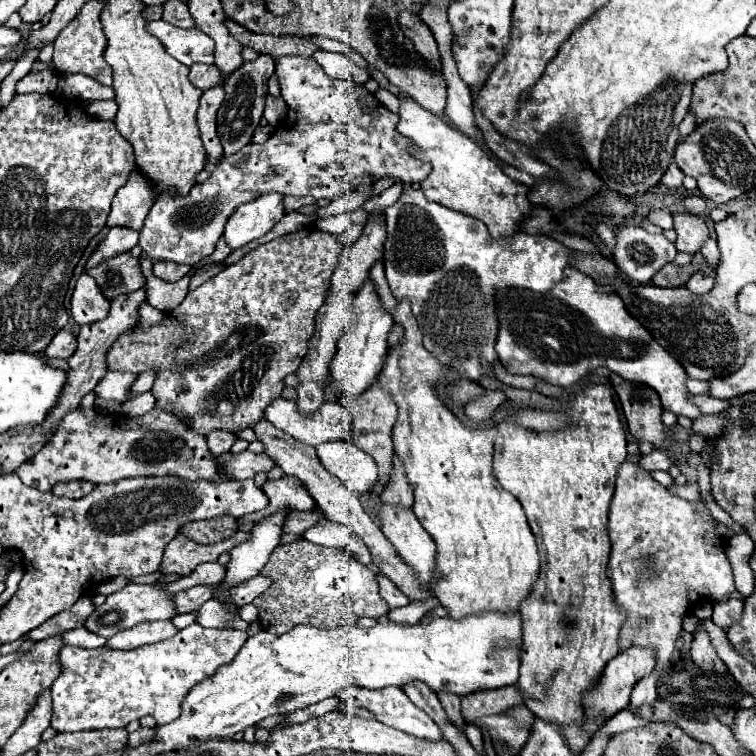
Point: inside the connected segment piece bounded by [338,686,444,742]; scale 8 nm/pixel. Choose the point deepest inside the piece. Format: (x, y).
(391, 706)

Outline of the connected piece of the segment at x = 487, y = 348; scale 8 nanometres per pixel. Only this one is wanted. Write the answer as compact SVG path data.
M406 188L402 192L402 196L398 198L398 202L394 206L390 206L386 212L386 224L388 224L388 238L386 238L386 244L384 244L384 268L386 268L386 280L388 280L388 286L394 294L396 300L402 300L402 298L408 298L410 304L412 304L412 314L416 316L418 320L418 326L424 334L424 348L428 352L434 352L434 356L442 362L442 364L448 364L452 366L454 370L466 374L468 378L472 380L480 380L484 374L492 372L488 370L492 362L498 360L498 354L494 350L494 344L496 344L496 336L498 336L498 322L496 322L496 312L494 312L494 300L492 300L492 294L494 294L494 288L530 288L534 292L548 292L558 280L562 280L562 270L570 264L568 262L568 256L570 256L570 250L566 246L562 246L560 242L548 238L548 236L530 236L530 234L524 234L524 232L518 232L518 234L512 234L512 238L500 238L500 240L494 240L486 228L486 224L482 224L480 220L476 218L470 218L466 214L460 214L460 212L454 212L450 208L444 208L442 204L438 202L430 202L426 200L426 196L422 194L422 190L414 190L414 188Z

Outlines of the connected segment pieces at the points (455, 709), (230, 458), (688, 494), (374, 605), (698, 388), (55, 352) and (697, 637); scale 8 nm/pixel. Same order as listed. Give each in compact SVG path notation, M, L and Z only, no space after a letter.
M438 692L438 698L440 698L440 704L444 706L450 722L456 724L456 728L464 732L466 722L464 722L462 712L460 712L460 696L454 696L454 694L448 694L448 692Z
M242 452L242 454L222 454L220 466L224 472L228 472L234 480L246 480L254 478L258 472L270 472L274 468L274 460L266 454L252 454L252 452Z
M686 482L684 486L674 486L672 488L678 496L690 500L690 502L696 502L700 498L700 490L698 490L698 482Z
M304 538L276 546L260 574L270 576L270 588L252 604L258 608L258 624L262 630L284 634L296 624L312 624L320 628L352 626L362 616L380 618L388 612L386 602L378 594L376 574L358 564L346 550L316 546Z
M688 378L686 386L693 395L707 395L709 392L709 383L707 381Z
M62 330L52 338L52 342L44 350L44 354L48 358L70 358L74 354L74 350L76 350L76 336Z
M698 622L696 624L696 632L694 632L694 642L692 642L692 660L704 668L704 670L712 670L712 672L726 672L724 662L718 658L716 648L710 642L710 636L704 632L704 626Z

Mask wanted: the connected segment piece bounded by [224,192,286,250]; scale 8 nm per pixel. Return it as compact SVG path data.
M276 192L264 194L258 200L238 206L238 210L226 222L224 240L232 250L236 250L252 240L262 238L274 228L276 222L280 222L284 214L282 196Z

